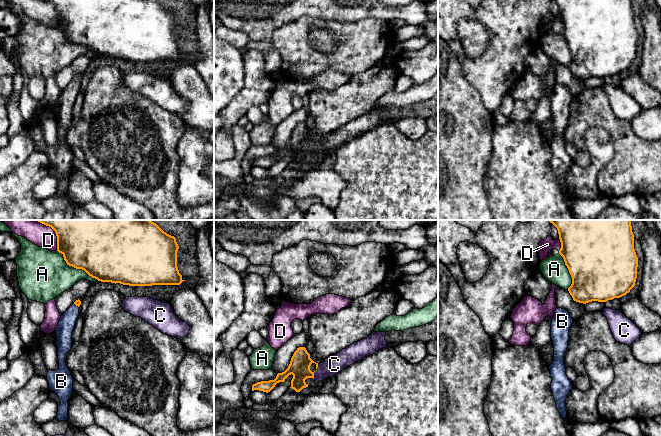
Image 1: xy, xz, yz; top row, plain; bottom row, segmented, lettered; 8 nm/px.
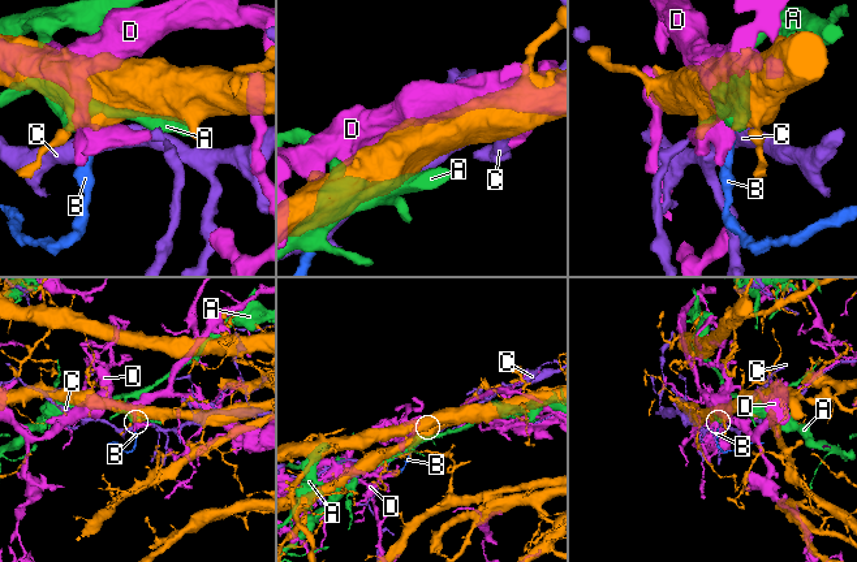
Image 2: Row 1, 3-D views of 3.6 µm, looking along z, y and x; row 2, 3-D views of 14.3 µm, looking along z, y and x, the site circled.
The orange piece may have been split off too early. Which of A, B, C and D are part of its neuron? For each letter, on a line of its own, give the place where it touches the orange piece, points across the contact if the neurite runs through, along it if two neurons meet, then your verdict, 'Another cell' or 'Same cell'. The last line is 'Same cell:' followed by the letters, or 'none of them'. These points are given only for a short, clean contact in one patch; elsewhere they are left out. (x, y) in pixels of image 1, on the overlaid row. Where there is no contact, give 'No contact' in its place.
A: Touches orange at xy (76, 268). Another cell
B: Touches orange at xy (76, 305). Path across: xy (77, 302), (76, 305), (66, 324). Same cell
C: Touches orange at xz (313, 375). Another cell
D: Touches orange at yz (561, 244). Another cell
Same cell: B

